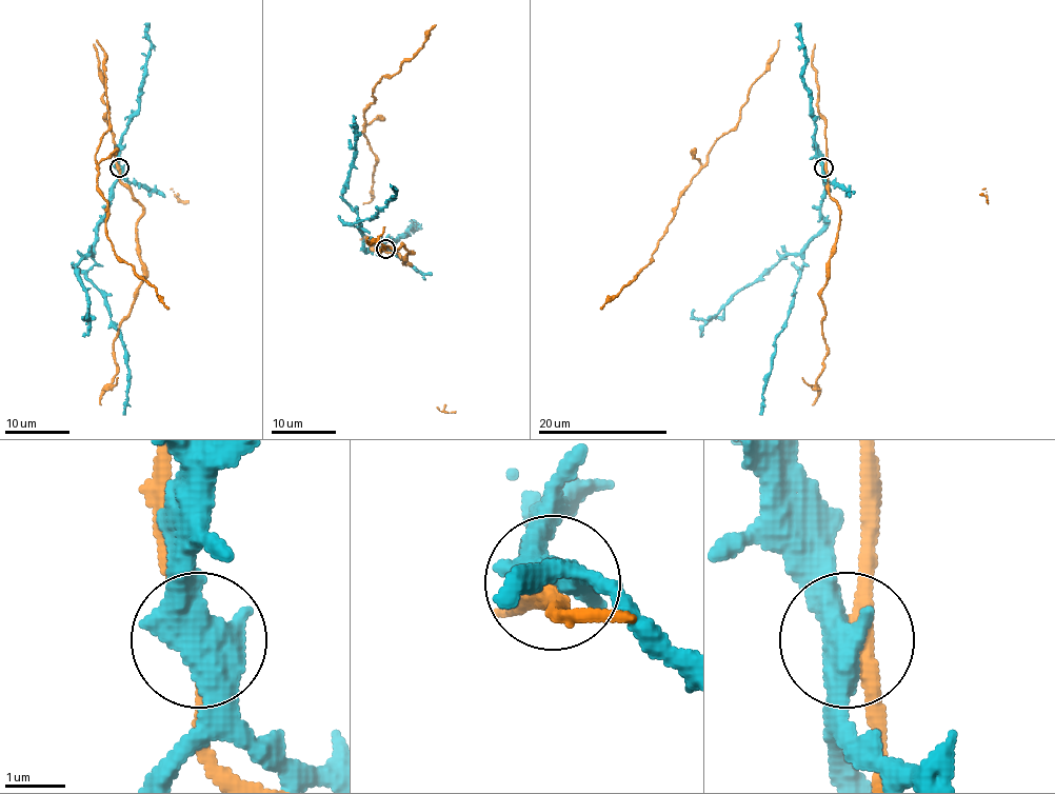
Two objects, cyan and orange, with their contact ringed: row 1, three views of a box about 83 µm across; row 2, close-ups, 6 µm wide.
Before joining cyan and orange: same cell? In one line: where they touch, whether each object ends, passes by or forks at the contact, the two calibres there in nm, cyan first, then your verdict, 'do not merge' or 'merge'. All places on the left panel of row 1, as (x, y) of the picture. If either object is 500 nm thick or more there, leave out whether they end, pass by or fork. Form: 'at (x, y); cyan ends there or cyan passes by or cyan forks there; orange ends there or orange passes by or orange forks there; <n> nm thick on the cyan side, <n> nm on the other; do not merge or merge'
at (119, 167); 550 nm thick on the cyan side, 320 nm on the other; merge

